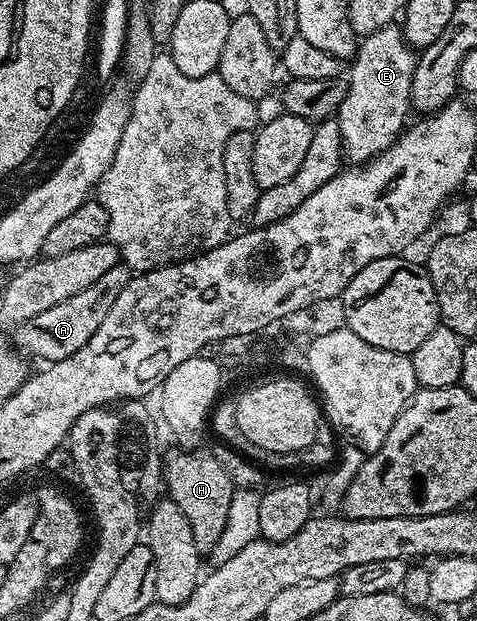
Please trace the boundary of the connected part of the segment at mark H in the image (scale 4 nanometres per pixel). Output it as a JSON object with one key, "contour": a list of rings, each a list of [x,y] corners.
{"contour":[[[173,449],[173,452],[170,455],[168,452],[163,459],[163,487],[168,498],[173,499],[175,505],[179,505],[183,517],[187,517],[197,548],[203,553],[212,552],[219,539],[223,537],[228,509],[235,492],[233,479],[227,473],[227,469],[223,469],[212,450]]]}

